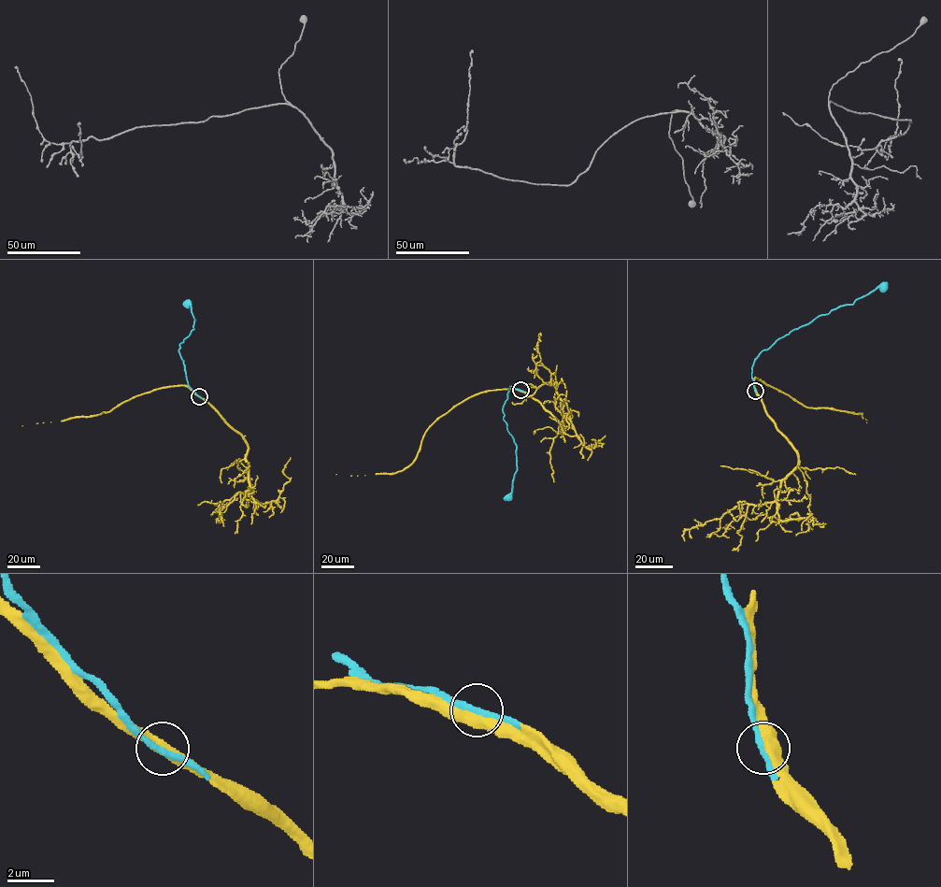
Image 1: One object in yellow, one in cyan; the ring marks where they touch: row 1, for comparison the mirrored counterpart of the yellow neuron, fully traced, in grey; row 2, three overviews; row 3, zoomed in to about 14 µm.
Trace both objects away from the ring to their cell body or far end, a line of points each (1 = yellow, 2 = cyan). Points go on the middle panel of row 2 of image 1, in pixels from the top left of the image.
1: (520, 390), (552, 414), (563, 428), (561, 432), (565, 416), (587, 448), (601, 446), (597, 441), (605, 436)
2: (520, 390), (509, 386), (503, 407), (504, 420), (516, 445), (517, 471), (508, 498)

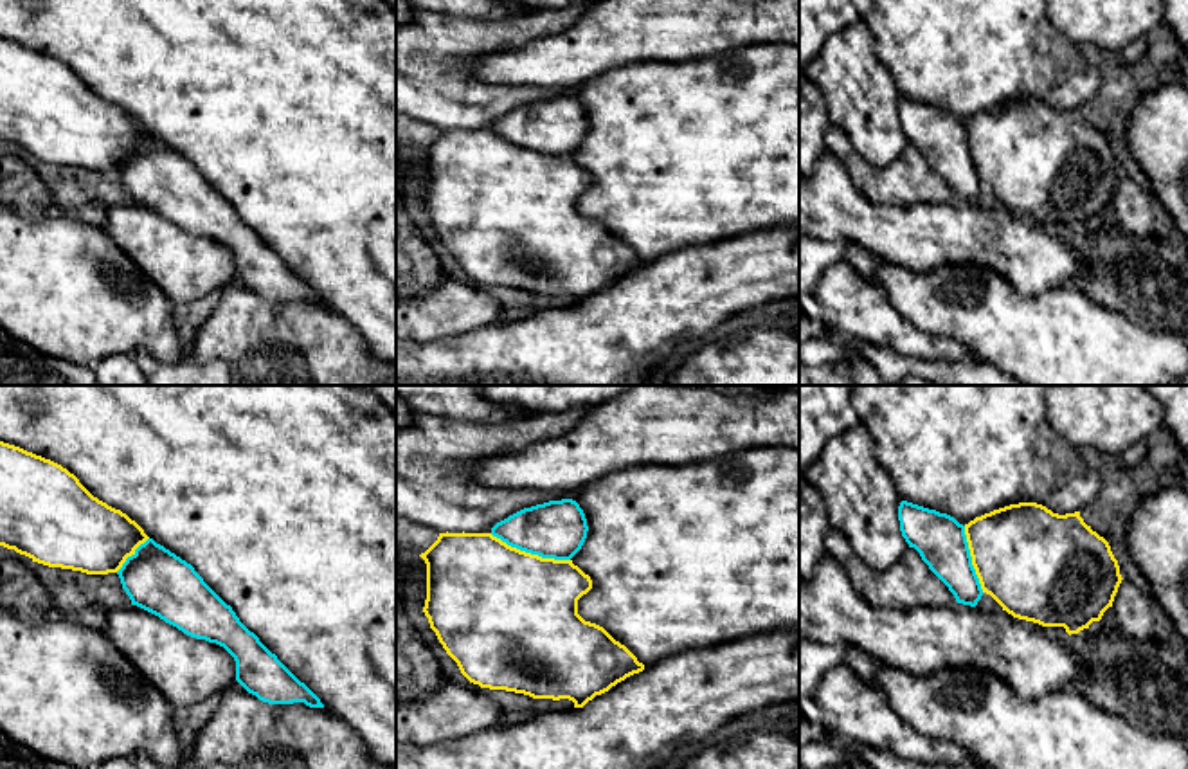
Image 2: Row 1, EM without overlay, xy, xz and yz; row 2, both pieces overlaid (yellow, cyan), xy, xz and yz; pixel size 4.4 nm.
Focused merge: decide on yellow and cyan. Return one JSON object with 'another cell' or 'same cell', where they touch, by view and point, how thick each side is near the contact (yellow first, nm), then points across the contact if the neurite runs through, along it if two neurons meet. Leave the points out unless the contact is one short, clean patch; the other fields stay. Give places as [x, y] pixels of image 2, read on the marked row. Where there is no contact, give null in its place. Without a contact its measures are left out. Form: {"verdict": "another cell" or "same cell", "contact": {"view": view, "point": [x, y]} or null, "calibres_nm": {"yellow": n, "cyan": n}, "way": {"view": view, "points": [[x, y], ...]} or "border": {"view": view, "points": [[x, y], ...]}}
{"verdict": "same cell", "contact": {"view": "xz", "point": [530, 553]}, "calibres_nm": {"yellow": 500, "cyan": 260}}

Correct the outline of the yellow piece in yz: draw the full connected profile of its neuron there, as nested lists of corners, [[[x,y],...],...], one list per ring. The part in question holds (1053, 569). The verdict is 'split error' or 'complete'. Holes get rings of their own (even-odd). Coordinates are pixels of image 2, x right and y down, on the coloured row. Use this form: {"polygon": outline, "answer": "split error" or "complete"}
{"polygon": [[[902,501],[898,520],[909,547],[920,553],[958,603],[976,607],[986,593],[1013,618],[1042,627],[1064,627],[1069,636],[1102,620],[1103,612],[1112,607],[1123,580],[1109,542],[1084,522],[1080,511],[1058,515],[1037,502],[1019,502],[976,517],[963,526],[947,513]]], "answer": "split error"}

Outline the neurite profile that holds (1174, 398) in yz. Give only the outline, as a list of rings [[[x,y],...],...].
[[[1147,385],[1147,389],[1165,407],[1165,427],[1188,459],[1188,385]]]

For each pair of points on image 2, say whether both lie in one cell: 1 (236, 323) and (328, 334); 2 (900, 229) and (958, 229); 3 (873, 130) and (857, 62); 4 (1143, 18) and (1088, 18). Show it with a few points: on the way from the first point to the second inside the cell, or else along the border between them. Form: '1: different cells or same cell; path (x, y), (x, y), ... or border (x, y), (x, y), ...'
1: same cell; path (260, 334), (305, 334)
2: same cell; path (915, 231), (944, 231)
3: same cell; path (872, 114), (857, 89), (857, 78)
4: same cell; path (1129, 18), (1102, 18)

